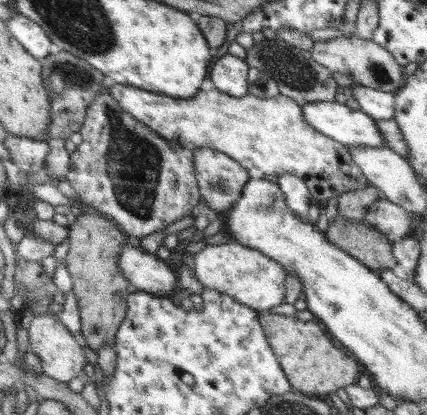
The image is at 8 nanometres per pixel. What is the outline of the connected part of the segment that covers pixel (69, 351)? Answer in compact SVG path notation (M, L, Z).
M52 313L34 316L28 328L28 336L28 350L34 352L40 358L44 375L64 383L80 376L82 366L84 366L84 352L74 342L74 336L72 336L72 331L68 327L62 326L62 324L52 324Z

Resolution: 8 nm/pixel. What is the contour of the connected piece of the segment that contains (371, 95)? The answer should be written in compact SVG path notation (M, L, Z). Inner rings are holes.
M354 84L352 96L360 104L362 111L376 120L394 119L395 92L382 92L375 88Z

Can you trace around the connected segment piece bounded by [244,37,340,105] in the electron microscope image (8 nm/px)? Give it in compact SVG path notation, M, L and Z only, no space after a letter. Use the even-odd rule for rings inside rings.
M279 37L272 40L264 39L246 50L244 59L249 67L254 67L272 77L279 86L279 92L294 99L298 104L308 102L334 102L336 90L340 87L334 81L332 72L318 64L311 51L298 48L284 42Z

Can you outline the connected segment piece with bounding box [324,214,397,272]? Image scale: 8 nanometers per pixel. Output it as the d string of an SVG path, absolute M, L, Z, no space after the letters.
M337 214L324 235L328 241L372 270L397 271L397 263L392 256L393 243L364 220L346 220Z

